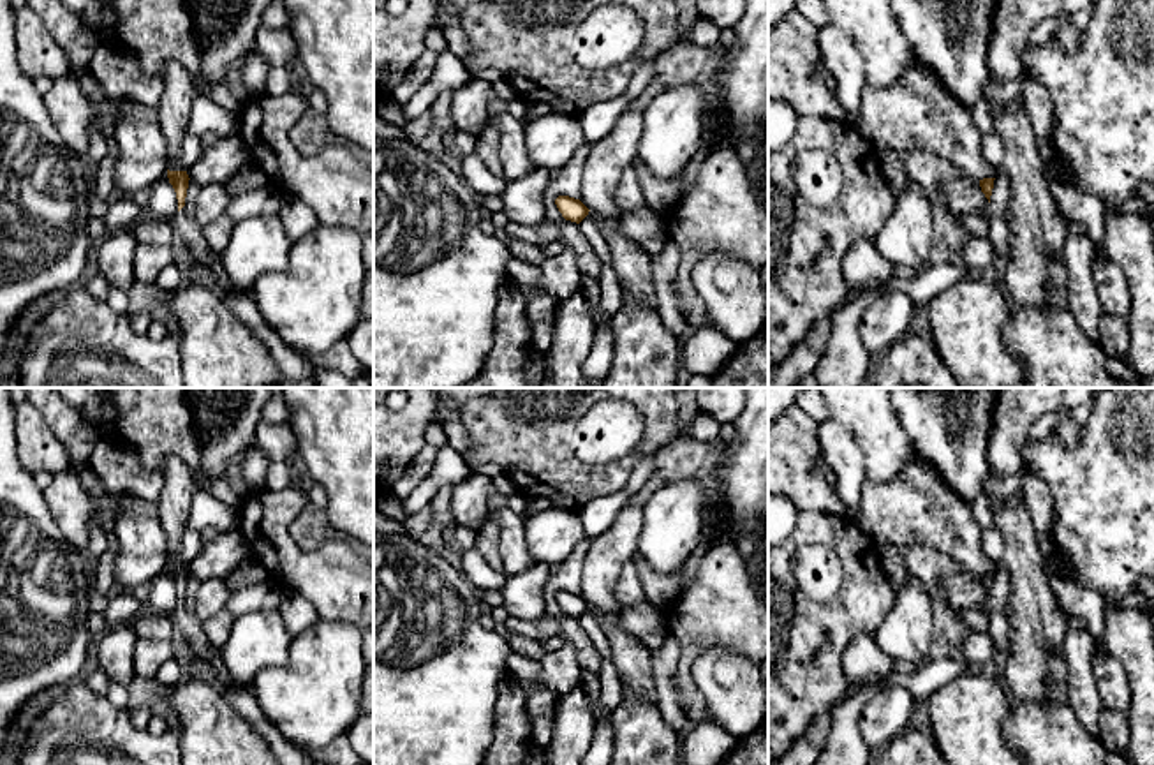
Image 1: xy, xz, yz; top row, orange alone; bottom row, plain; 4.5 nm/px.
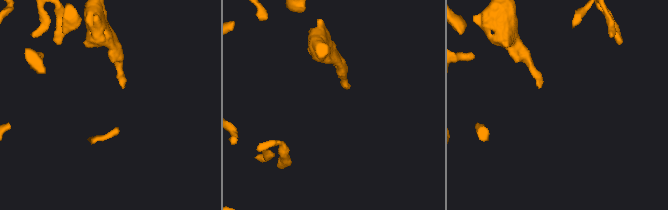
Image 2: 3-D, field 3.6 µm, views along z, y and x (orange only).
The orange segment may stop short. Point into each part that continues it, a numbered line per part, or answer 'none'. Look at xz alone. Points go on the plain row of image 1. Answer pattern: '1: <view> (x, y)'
none

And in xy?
1: xy (185, 621)

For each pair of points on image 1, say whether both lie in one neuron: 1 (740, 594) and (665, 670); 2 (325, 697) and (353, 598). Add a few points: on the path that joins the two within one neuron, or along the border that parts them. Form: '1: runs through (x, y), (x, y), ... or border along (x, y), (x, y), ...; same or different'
1: border along (668, 633), (680, 647), (675, 675), (679, 695); different
2: border along (319, 617), (325, 621), (344, 621), (355, 628); different

